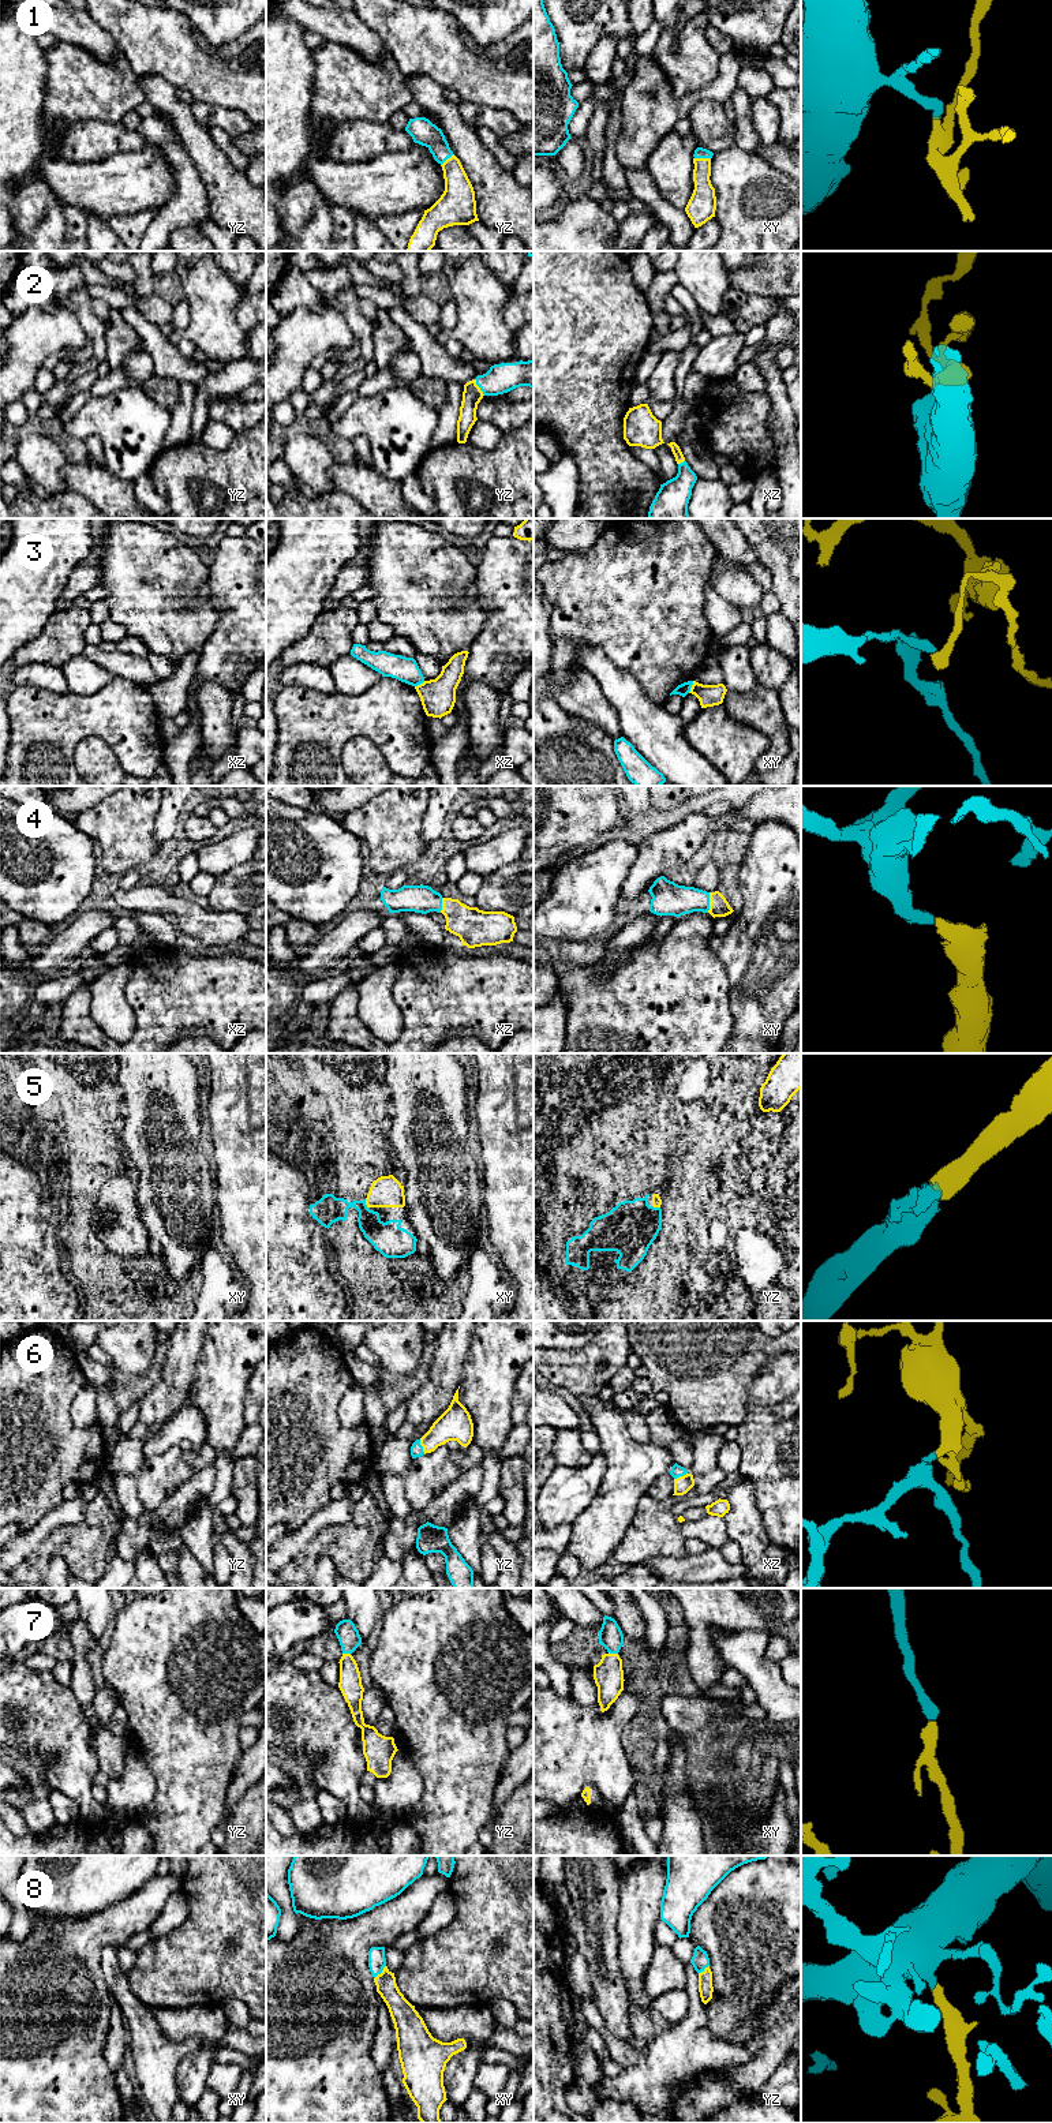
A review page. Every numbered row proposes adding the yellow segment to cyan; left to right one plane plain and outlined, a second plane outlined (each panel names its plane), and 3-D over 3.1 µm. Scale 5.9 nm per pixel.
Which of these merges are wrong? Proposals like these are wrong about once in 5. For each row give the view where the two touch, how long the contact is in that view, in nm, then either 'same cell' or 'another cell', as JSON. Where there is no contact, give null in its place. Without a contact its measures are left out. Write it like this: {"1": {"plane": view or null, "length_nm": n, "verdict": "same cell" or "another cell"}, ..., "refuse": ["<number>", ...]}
{"1": {"plane": "xy", "length_nm": 100, "verdict": "same cell"}, "2": {"plane": "yz", "length_nm": 110, "verdict": "same cell"}, "3": {"plane": "xy", "length_nm": 80, "verdict": "another cell"}, "4": {"plane": "xy", "length_nm": 120, "verdict": "same cell"}, "5": {"plane": "xy", "length_nm": 60, "verdict": "same cell"}, "6": {"plane": "yz", "length_nm": 90, "verdict": "same cell"}, "7": {"plane": "xy", "length_nm": 60, "verdict": "same cell"}, "8": {"plane": "xy", "length_nm": 110, "verdict": "same cell"}, "refuse": ["3"]}

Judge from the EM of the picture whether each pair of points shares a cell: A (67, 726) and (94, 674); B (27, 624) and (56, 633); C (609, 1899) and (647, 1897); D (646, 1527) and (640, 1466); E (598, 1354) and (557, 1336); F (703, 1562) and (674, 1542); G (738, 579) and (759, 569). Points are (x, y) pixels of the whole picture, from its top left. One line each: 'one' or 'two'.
A: two
B: two
C: two
D: two
E: two
F: two
G: two

